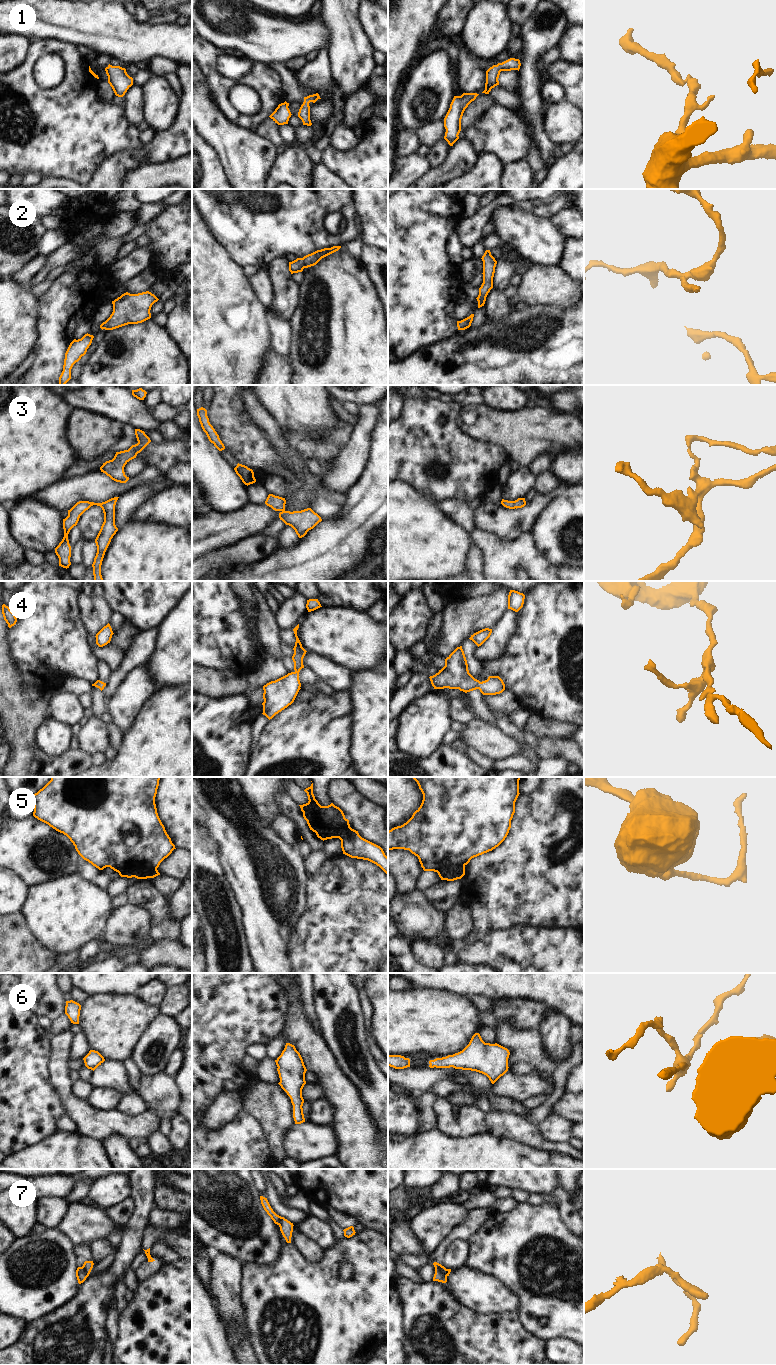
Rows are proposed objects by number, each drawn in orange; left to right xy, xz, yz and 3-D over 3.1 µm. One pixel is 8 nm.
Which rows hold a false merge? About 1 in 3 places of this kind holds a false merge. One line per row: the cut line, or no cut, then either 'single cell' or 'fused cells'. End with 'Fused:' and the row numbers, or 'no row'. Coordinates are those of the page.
1: no cut; single cell
2: no cut; single cell
3: no cut; single cell
4: no cut; single cell
5: cut in yz along (464, 865), (452, 865), (438, 873); fused cells
6: no cut; single cell
7: cut in yz along (435, 1268), (441, 1268), (446, 1276); fused cells
Fused: 5, 7

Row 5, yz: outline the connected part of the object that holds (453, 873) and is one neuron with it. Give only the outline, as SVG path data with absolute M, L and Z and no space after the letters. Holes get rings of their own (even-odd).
M452 866L449 869L444 869L443 873L438 873L441 880L454 881L461 879L465 875L465 866Z

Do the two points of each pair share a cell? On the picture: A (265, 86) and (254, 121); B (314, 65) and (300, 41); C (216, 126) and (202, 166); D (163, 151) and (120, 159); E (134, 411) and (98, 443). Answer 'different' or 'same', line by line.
A: same
B: different
C: different
D: same
E: different

